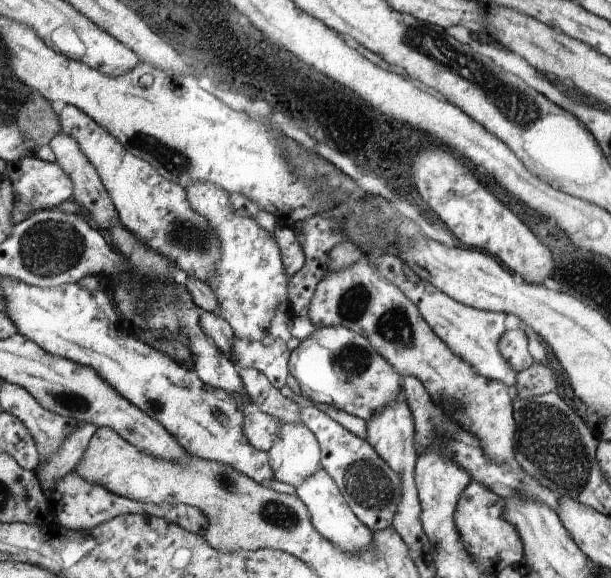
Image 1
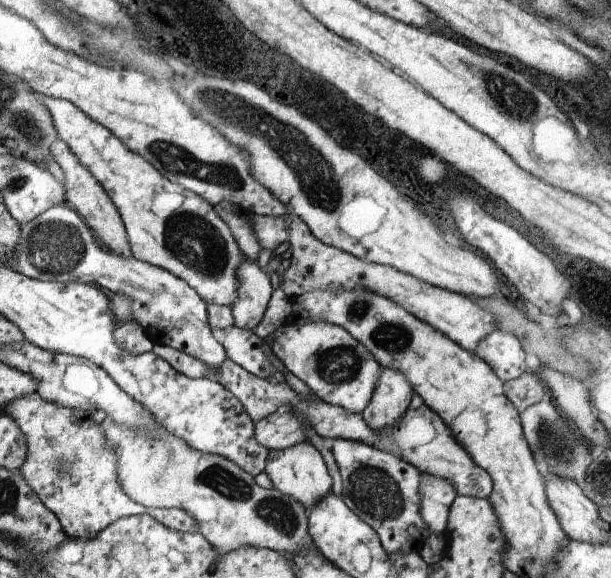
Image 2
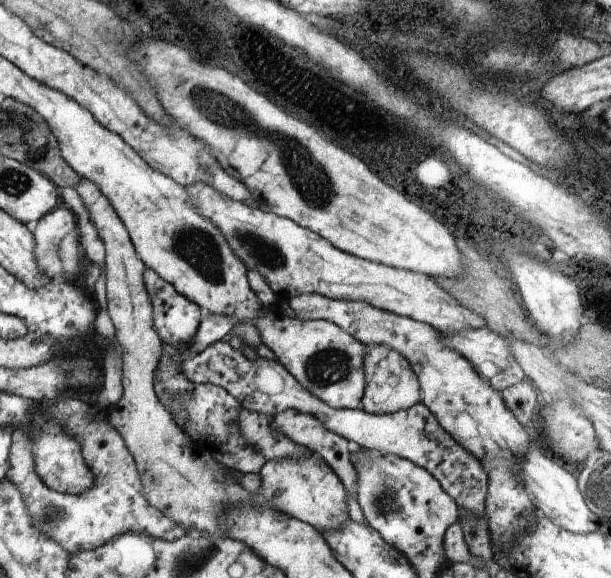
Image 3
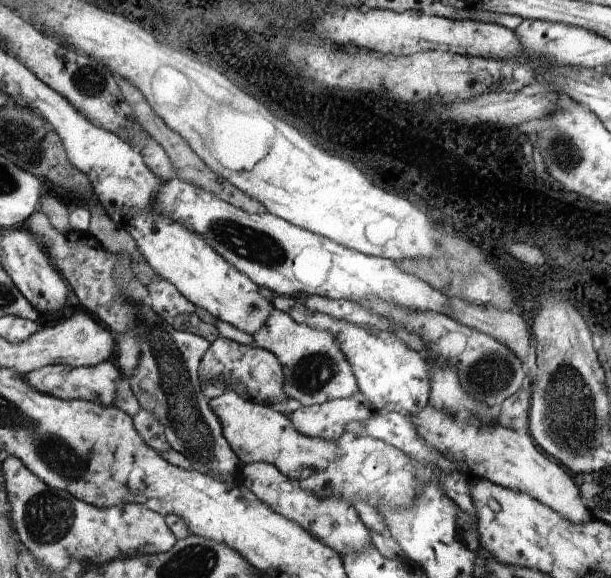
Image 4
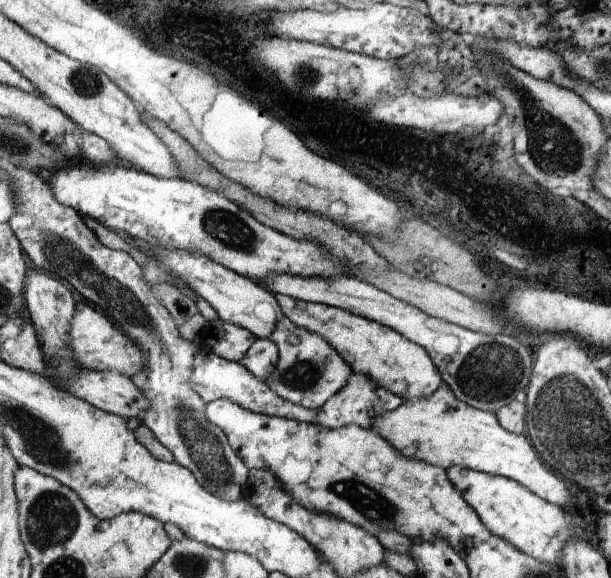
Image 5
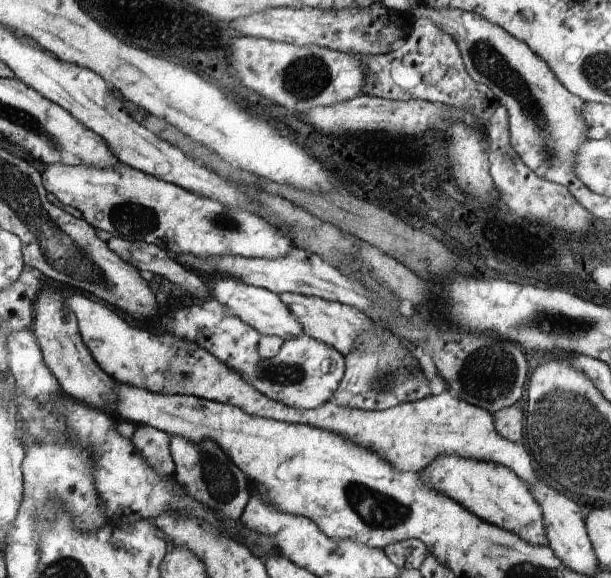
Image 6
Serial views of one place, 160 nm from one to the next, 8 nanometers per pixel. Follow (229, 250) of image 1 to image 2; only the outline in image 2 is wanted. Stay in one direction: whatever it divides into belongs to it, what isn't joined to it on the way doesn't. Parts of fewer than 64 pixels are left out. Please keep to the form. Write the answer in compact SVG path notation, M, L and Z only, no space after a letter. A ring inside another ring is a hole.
M243 260L237 272L237 298L229 306L233 325L252 330L259 322L270 294L279 281L276 279L276 274L281 268L282 263L273 261L269 262L266 272L262 272L256 262Z

